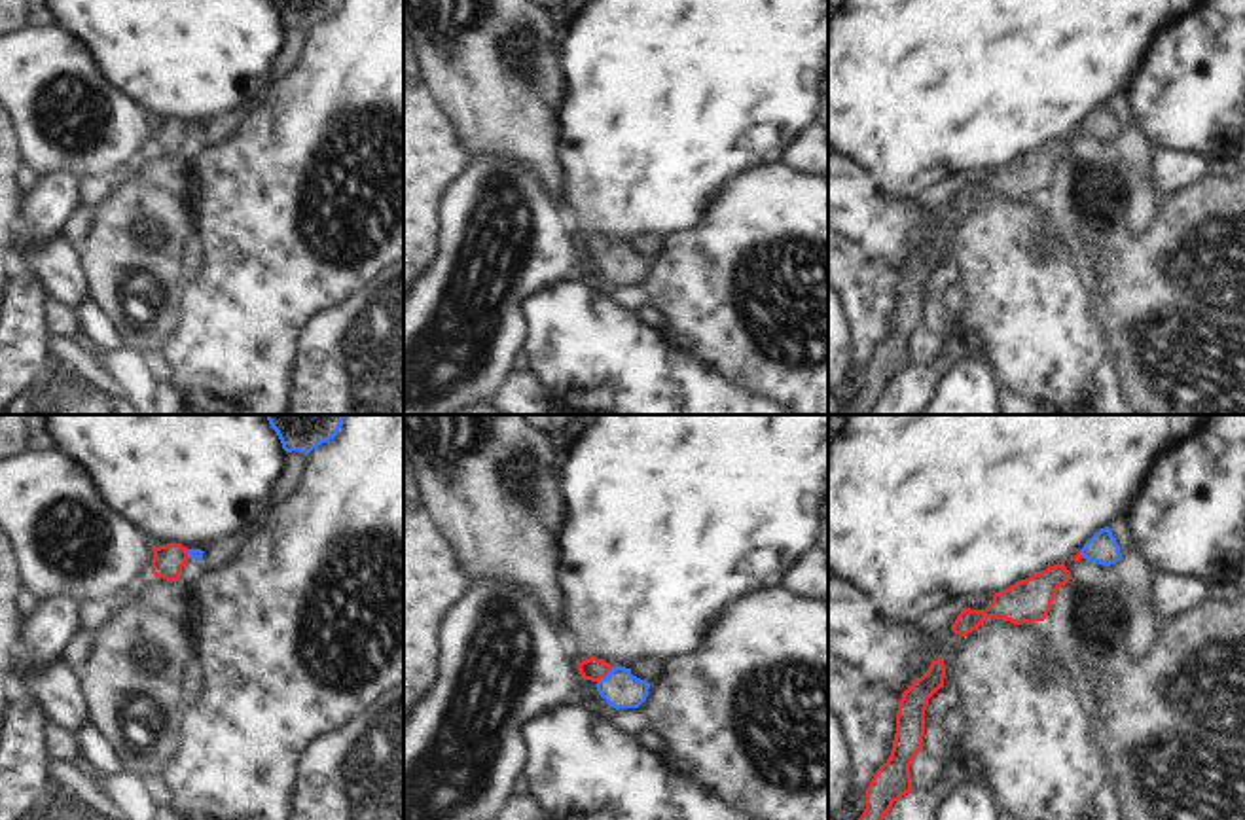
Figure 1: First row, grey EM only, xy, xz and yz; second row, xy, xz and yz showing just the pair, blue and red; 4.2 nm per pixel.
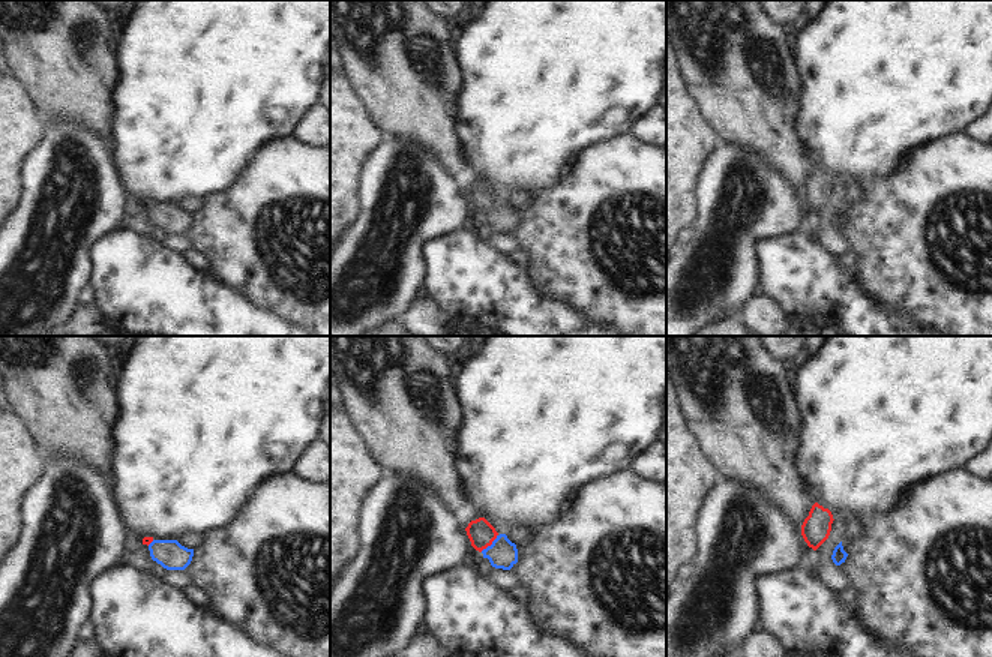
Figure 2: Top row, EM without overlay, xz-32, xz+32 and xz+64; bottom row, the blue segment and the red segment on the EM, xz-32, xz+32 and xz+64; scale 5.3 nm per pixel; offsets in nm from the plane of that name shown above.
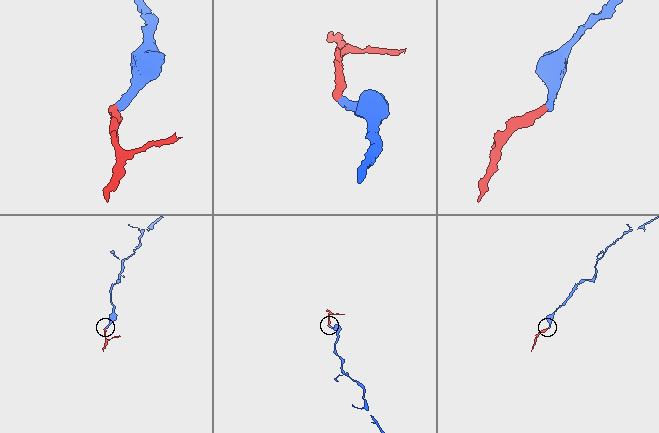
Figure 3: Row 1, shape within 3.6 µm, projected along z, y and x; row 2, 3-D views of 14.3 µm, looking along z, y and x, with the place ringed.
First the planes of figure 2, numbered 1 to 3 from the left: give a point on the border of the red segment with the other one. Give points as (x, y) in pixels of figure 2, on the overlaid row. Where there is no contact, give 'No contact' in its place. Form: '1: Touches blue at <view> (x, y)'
1: Touches blue at xz-32 (152, 542)
2: Touches blue at xz+32 (491, 545)
3: No contact

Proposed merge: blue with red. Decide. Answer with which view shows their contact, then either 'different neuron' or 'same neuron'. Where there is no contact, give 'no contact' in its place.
contact in xz; same neuron

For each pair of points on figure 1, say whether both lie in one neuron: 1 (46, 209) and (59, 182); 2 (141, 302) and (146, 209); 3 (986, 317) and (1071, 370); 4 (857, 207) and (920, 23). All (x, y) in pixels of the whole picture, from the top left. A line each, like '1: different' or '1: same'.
1: same
2: same
3: same
4: different

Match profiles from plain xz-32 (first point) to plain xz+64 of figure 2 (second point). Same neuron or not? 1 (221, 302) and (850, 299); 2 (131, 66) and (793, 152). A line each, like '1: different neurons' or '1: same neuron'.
1: same neuron
2: different neurons

